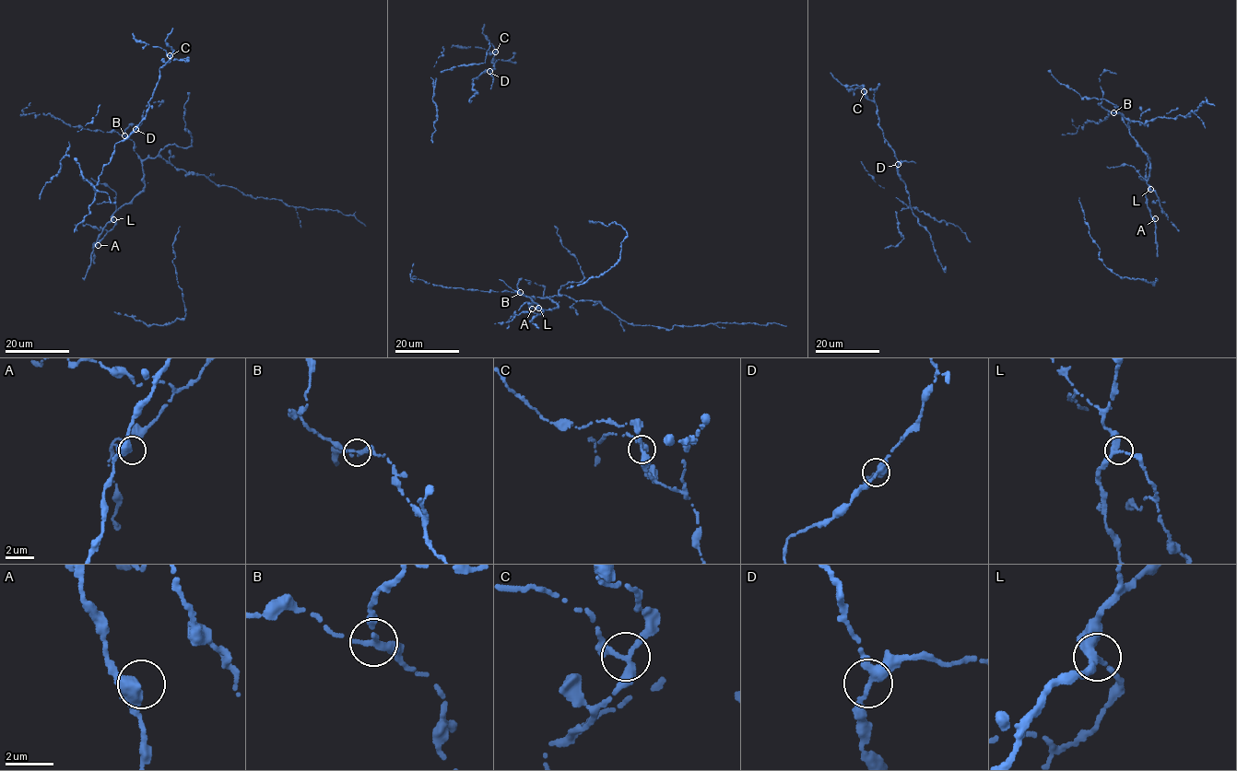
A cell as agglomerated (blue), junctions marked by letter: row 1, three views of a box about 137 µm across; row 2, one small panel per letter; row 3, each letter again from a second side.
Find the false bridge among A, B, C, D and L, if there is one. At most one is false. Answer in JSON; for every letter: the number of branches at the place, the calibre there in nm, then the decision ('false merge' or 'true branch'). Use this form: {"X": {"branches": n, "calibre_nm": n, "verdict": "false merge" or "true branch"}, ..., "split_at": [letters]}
{"A": {"branches": 3, "calibre_nm": 280, "verdict": "true branch"}, "B": {"branches": 3, "calibre_nm": 220, "verdict": "true branch"}, "C": {"branches": 3, "calibre_nm": 280, "verdict": "false merge"}, "D": {"branches": 3, "calibre_nm": 240, "verdict": "true branch"}, "L": {"branches": 3, "calibre_nm": 280, "verdict": "true branch"}, "split_at": ["C"]}

